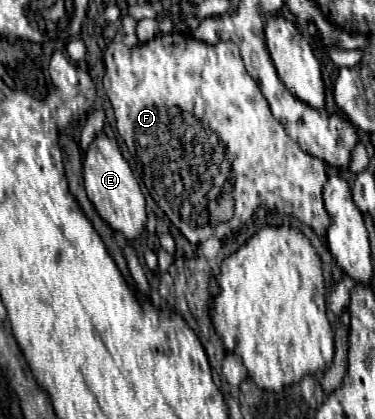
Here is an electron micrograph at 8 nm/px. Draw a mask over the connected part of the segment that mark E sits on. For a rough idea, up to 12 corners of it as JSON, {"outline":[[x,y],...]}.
{"outline":[[115,141],[85,151],[85,191],[129,241],[145,227],[145,197]]}

